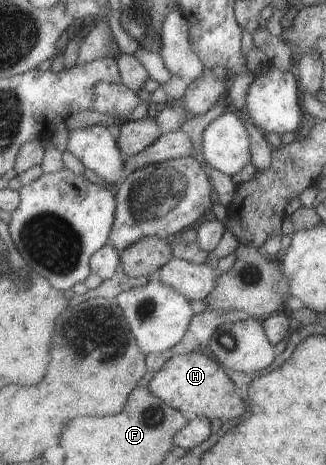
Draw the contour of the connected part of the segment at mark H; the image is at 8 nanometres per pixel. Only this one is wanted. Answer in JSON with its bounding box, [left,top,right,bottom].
[148,352,246,421]

